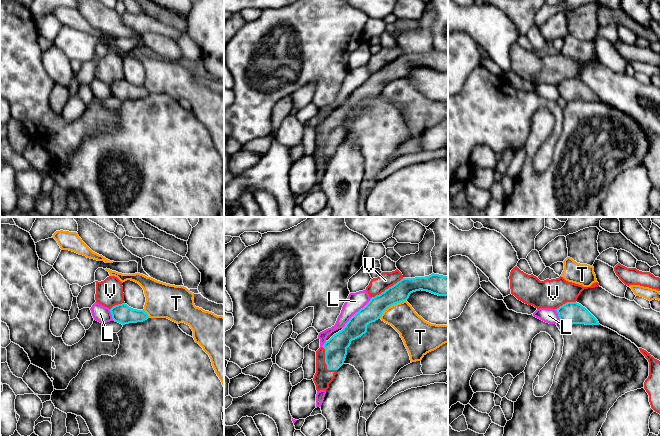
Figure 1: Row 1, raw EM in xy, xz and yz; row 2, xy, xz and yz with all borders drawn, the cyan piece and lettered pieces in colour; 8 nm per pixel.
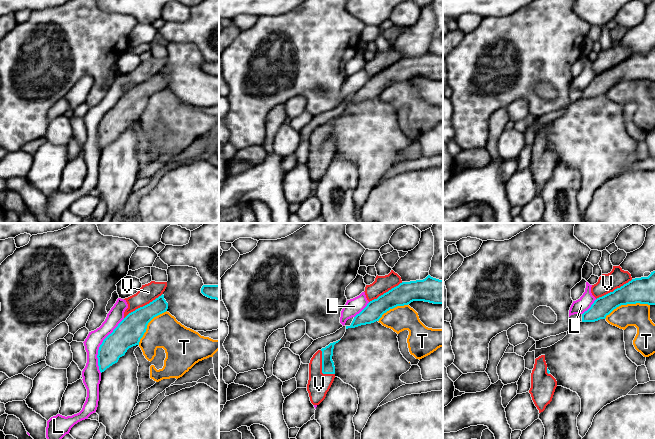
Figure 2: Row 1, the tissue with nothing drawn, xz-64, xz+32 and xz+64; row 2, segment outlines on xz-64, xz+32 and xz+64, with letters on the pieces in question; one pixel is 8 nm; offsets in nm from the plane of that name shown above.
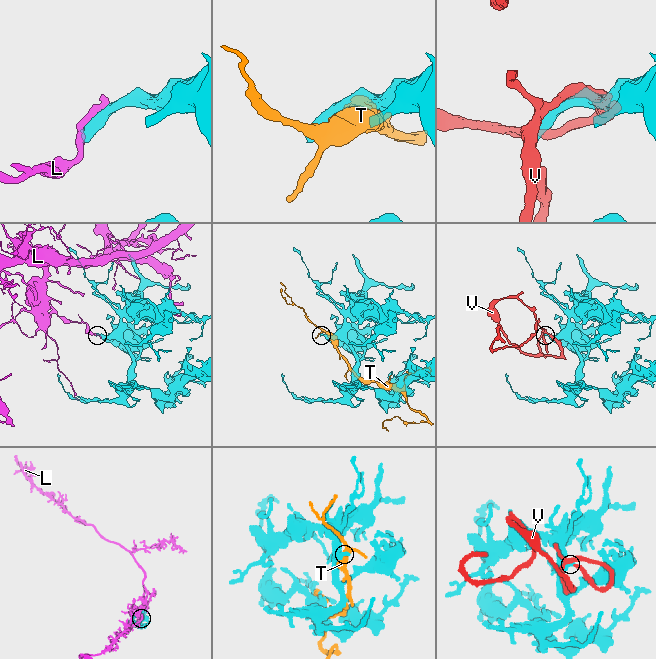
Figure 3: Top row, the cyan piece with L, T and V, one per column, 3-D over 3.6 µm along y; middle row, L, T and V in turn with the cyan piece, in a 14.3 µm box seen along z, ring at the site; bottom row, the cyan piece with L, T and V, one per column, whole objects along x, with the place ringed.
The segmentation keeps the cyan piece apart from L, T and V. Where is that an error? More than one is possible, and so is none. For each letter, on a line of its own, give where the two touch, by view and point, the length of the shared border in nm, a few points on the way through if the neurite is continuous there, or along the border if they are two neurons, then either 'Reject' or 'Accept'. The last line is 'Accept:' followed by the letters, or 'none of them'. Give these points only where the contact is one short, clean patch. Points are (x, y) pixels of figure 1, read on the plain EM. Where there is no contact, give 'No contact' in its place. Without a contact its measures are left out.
L: Touches cyan at xz (356, 88). Shared border 340 nm. Reject
T: Touches cyan at xz (391, 81). Shared border 260 nm. Reject
V: Touches cyan at xz (388, 64). Shared border 300 nm. Accept
Accept: V

